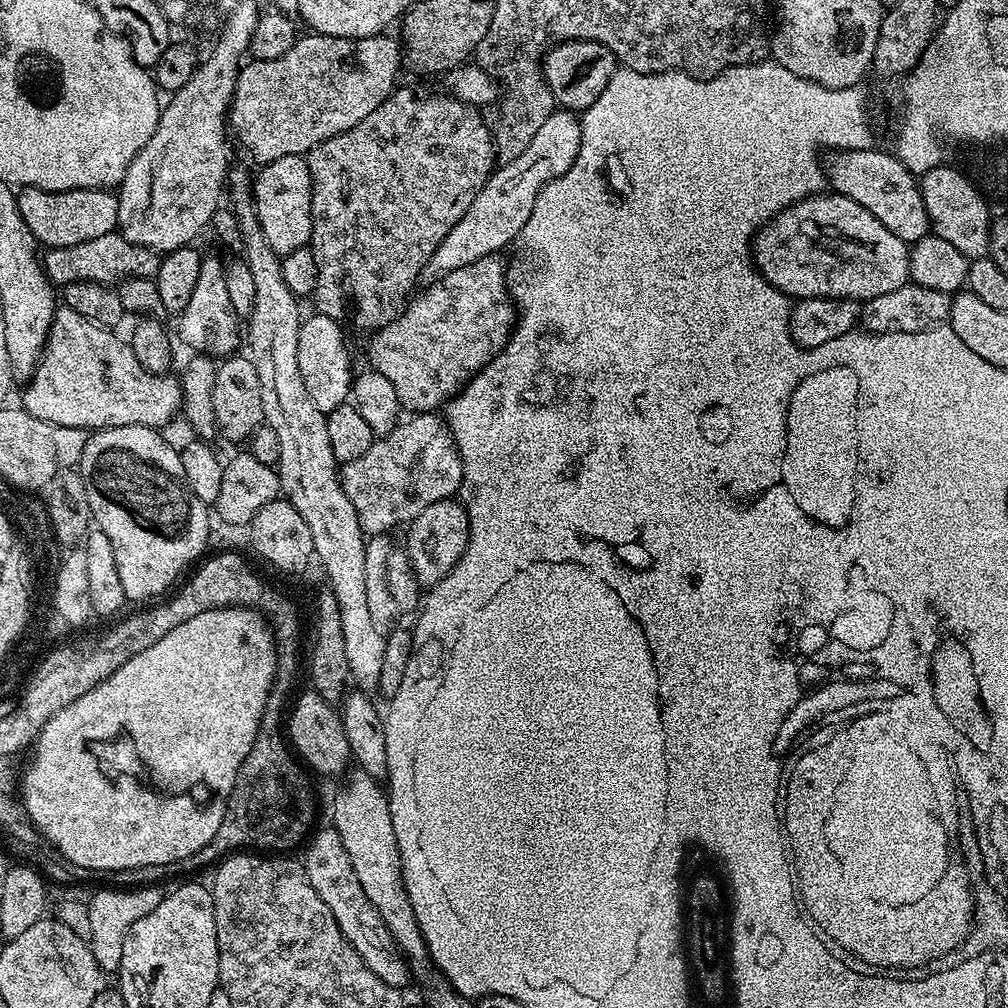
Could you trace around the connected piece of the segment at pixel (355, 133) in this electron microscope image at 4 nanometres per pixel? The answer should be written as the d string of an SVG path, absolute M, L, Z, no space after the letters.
M400 88L352 129L306 153L312 183L310 247L317 262L317 286L311 299L320 303L323 315L340 318L348 304L356 303L356 316L368 330L395 320L431 255L470 210L492 175L496 146L481 109L451 94L443 95L423 100L410 89Z

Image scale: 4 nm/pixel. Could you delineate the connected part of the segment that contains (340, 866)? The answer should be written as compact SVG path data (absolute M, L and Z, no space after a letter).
M331 826L318 828L311 833L303 849L302 863L310 886L314 886L318 898L326 902L330 914L334 914L334 922L338 922L338 930L342 930L346 942L350 942L350 946L358 950L362 962L366 962L366 966L374 970L374 974L378 974L378 978L382 978L382 982L386 982L391 988L403 989L408 976L410 980L410 969L402 959L402 953L392 935L386 930L382 914L374 906L374 902L366 898L366 890L362 890L358 883L358 874L354 874L350 854L346 854L346 846L342 846L342 838Z

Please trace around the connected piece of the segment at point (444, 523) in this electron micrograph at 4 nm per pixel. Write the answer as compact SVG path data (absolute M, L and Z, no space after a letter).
M452 498L436 501L409 523L408 530L406 552L411 575L421 587L433 588L452 572L465 552L470 534L467 509Z

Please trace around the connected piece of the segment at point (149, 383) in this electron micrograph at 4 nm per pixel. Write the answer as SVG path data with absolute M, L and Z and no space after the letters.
M57 307L56 317L36 374L27 381L22 407L34 418L67 428L99 430L118 426L146 426L160 430L181 415L184 406L183 386L172 374L156 375L142 366L131 345L120 341L111 327L96 324L74 309Z

